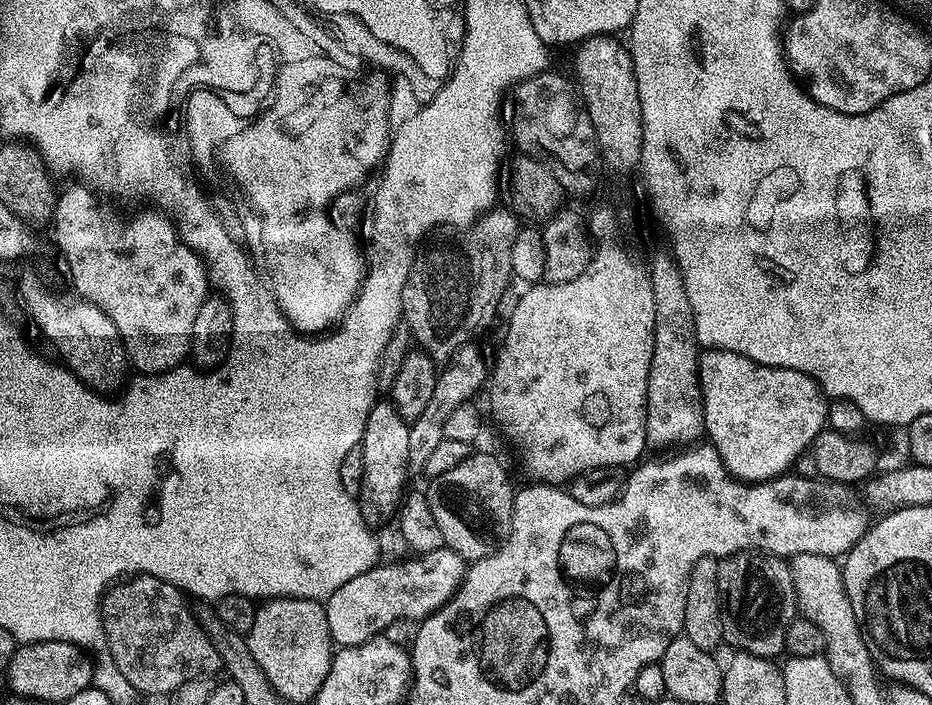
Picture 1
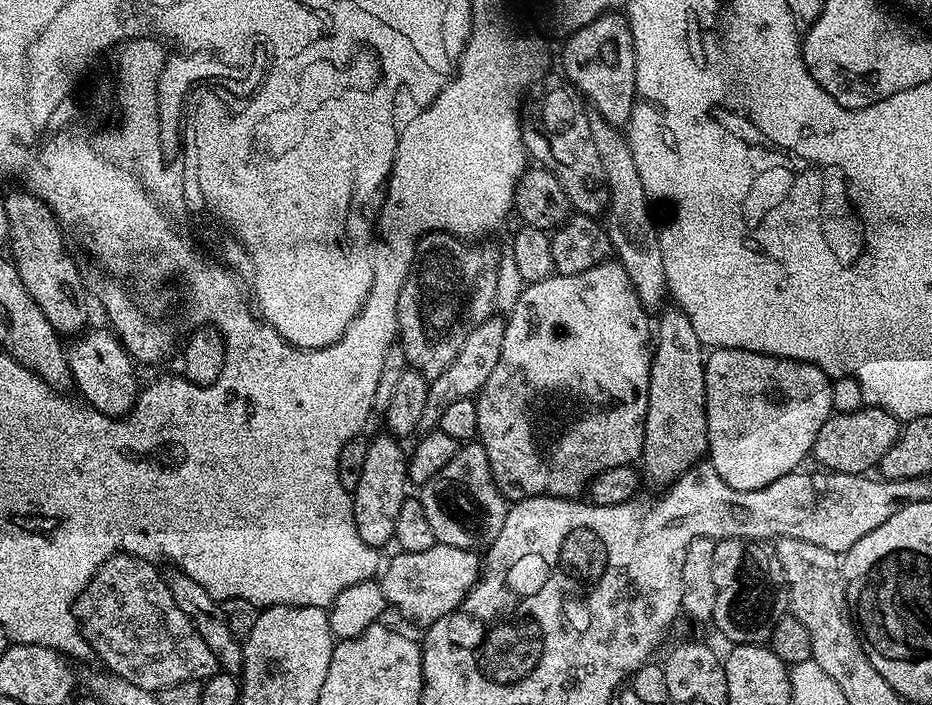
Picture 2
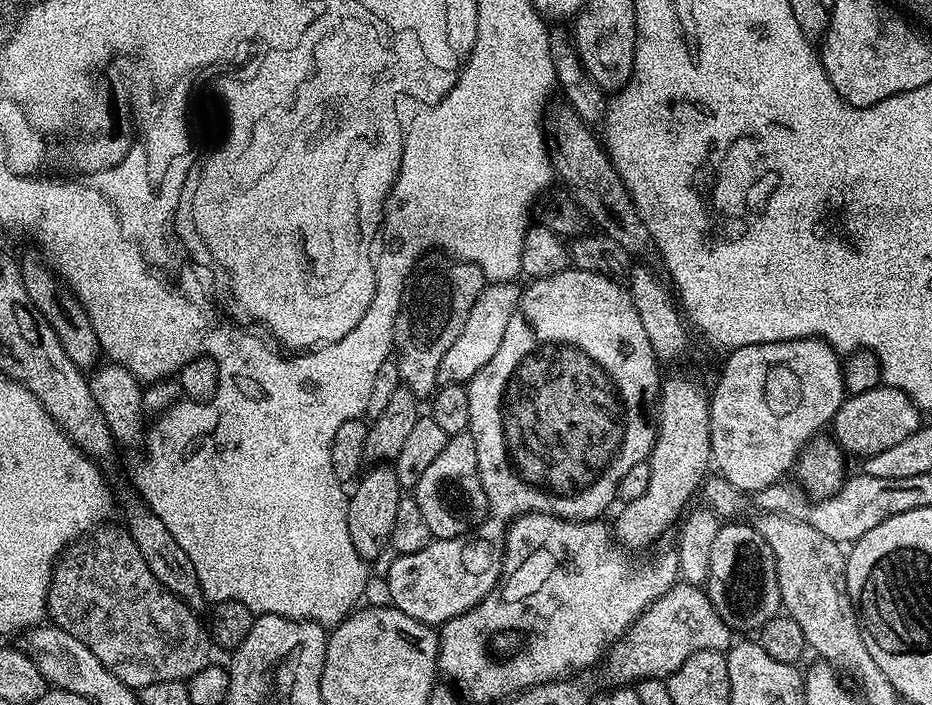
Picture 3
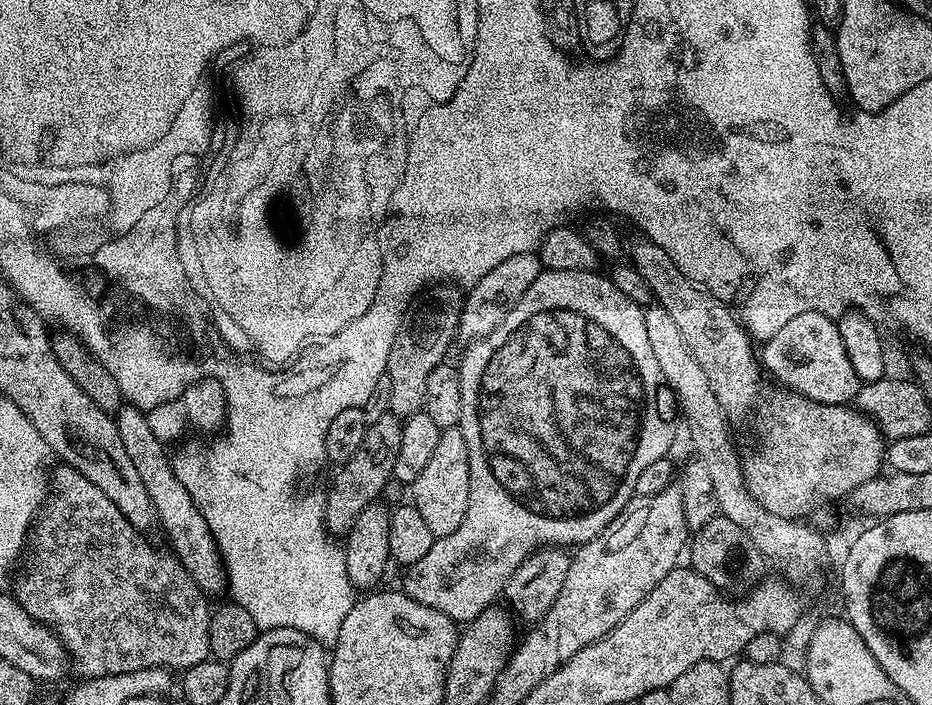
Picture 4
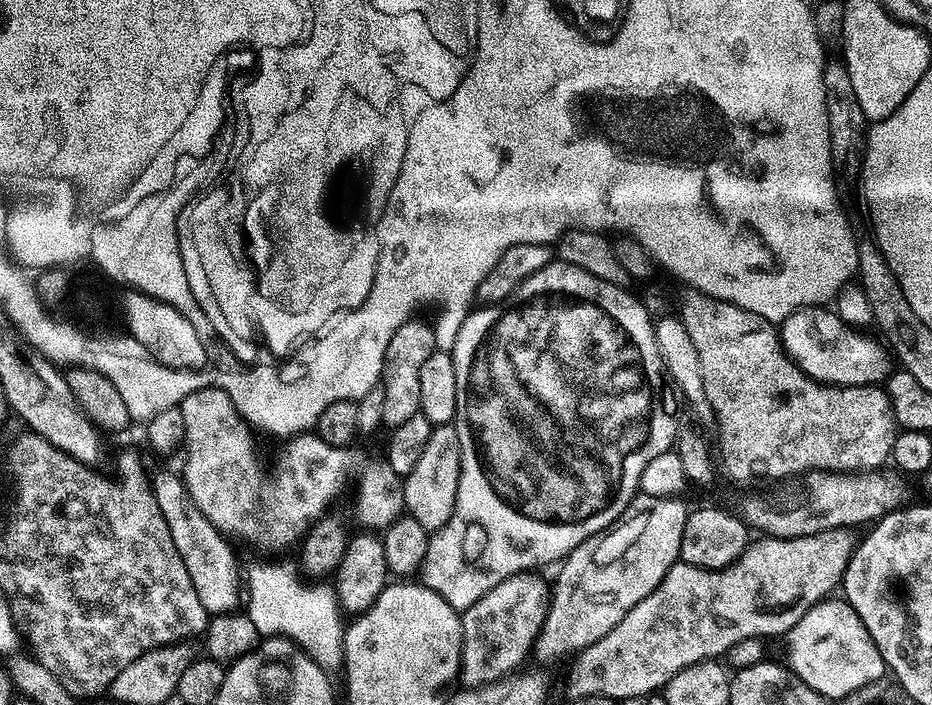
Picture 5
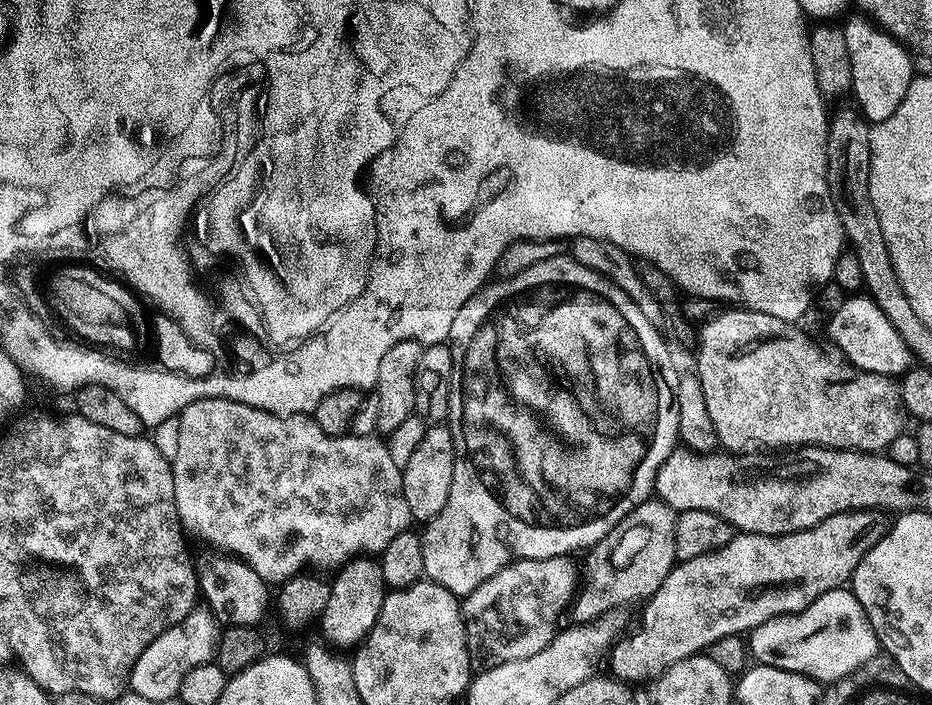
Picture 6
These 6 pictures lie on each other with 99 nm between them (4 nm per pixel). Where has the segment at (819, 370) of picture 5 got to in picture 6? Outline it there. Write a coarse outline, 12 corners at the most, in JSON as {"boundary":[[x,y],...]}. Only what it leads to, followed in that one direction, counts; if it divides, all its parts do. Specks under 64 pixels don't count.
{"boundary":[[867,294],[847,297],[832,340],[863,372],[903,377],[914,357]]}

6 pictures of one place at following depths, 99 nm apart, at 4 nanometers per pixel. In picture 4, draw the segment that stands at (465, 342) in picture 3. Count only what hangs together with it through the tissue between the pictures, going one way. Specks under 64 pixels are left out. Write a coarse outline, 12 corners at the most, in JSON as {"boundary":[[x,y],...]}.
{"boundary":[[514,254],[467,289],[456,336],[493,332],[542,271]]}

